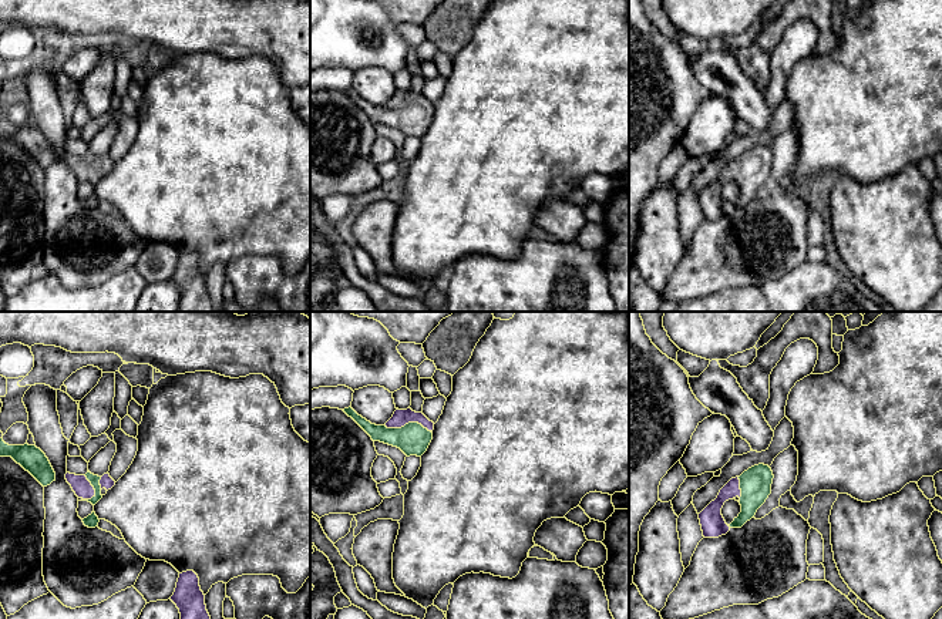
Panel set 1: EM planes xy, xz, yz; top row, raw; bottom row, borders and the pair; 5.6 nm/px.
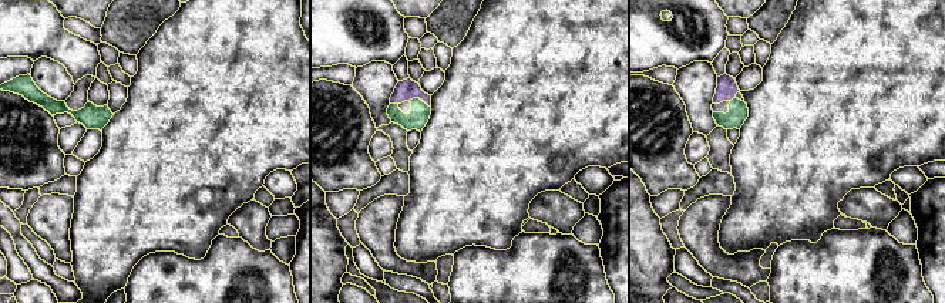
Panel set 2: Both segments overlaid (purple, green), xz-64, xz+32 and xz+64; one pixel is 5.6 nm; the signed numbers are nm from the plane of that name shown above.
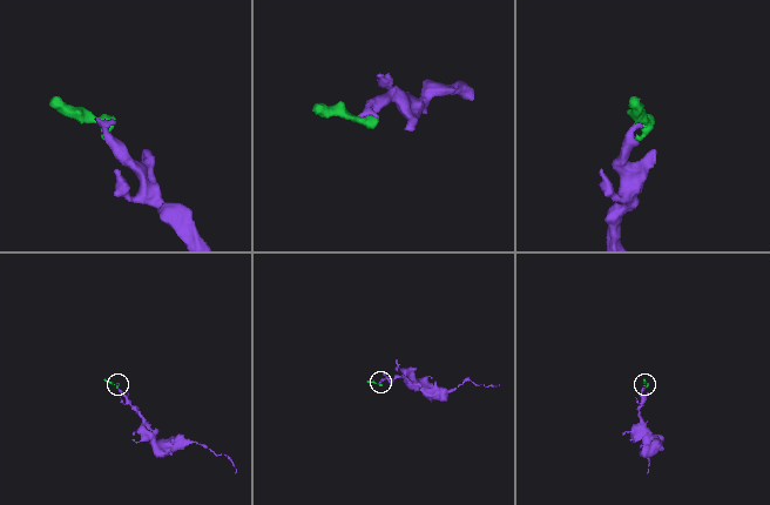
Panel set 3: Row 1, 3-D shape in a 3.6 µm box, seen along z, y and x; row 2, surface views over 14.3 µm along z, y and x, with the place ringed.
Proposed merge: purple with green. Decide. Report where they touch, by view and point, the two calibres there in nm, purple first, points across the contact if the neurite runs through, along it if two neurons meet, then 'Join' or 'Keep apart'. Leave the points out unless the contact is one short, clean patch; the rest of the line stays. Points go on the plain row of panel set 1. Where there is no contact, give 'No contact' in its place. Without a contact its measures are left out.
Touches purple at xz (409, 103). Thickness 90 nm (purple) against 180 nm. Join

